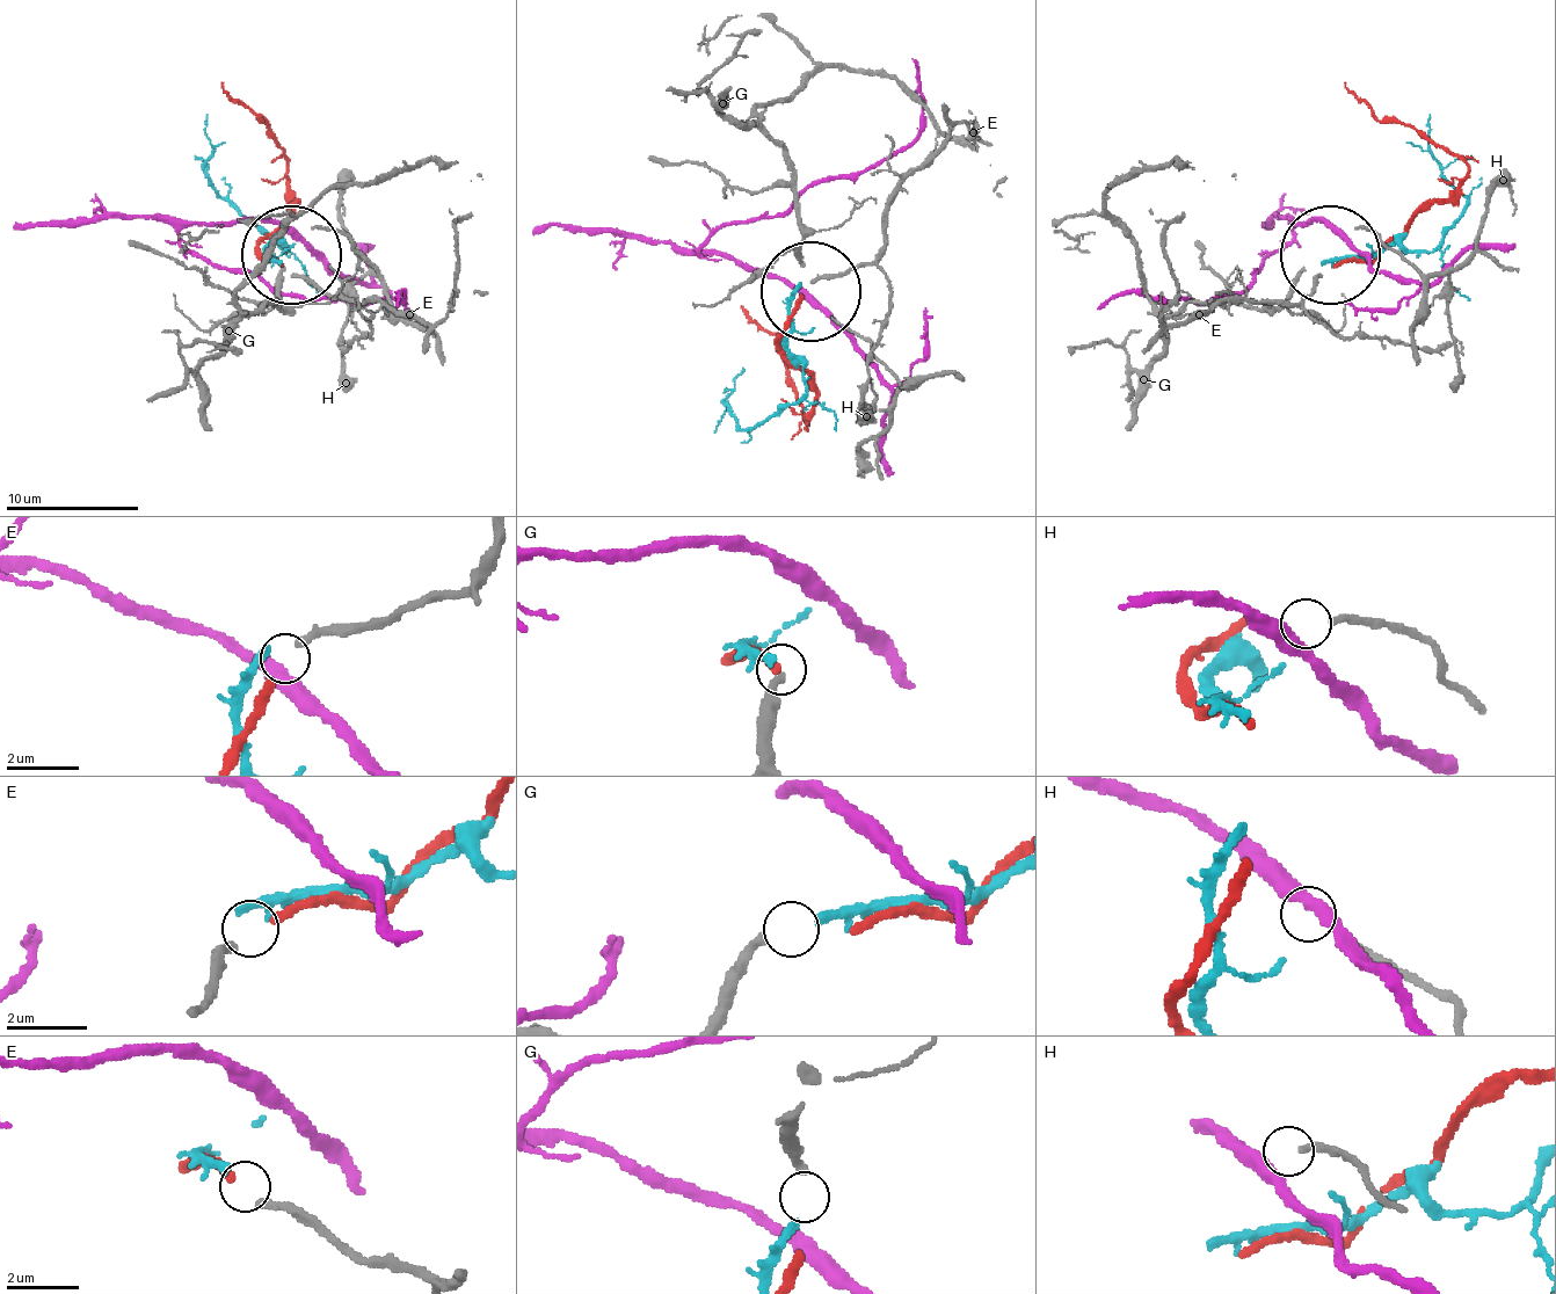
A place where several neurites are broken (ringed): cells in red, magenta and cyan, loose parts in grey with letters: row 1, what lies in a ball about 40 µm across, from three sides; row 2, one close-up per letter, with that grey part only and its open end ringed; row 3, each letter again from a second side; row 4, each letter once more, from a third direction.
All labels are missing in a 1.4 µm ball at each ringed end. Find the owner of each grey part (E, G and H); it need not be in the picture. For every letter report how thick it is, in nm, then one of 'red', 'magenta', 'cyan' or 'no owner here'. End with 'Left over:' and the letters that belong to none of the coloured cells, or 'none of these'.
E: 240 nm thick; red
G: 260 nm thick; cyan
H: 180 nm thick; no owner here
Left over: H

